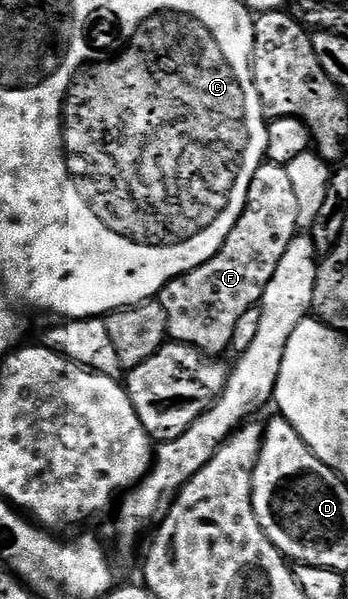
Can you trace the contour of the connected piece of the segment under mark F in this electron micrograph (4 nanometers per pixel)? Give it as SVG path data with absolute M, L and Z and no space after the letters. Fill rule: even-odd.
M267 160L260 168L256 168L256 176L252 176L248 200L244 204L244 212L240 212L240 220L236 220L236 228L228 232L220 252L216 252L212 260L200 264L200 268L192 268L192 272L174 278L158 294L156 301L162 305L168 316L169 337L173 341L196 348L202 354L222 356L222 353L227 353L233 344L236 324L242 319L244 312L261 303L264 288L268 288L268 280L272 280L276 264L280 264L280 256L284 256L285 249L299 230L292 180L284 166Z

